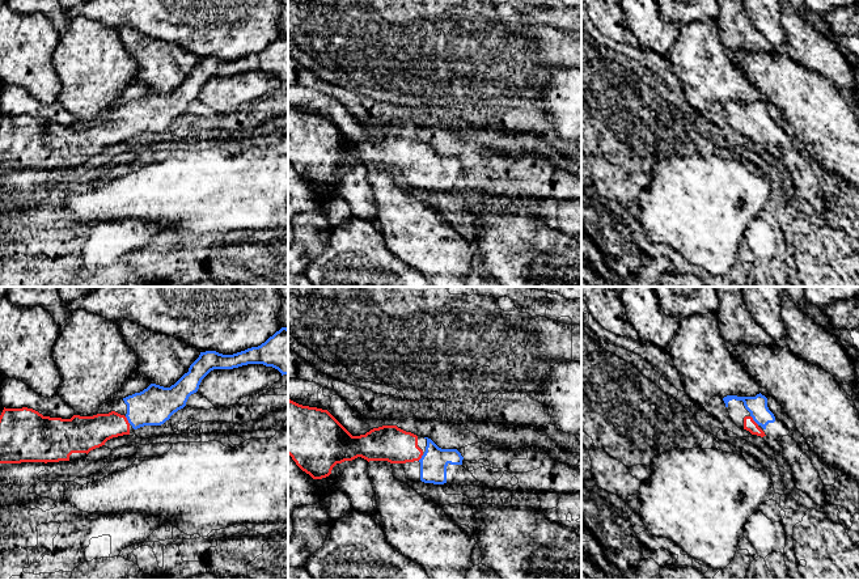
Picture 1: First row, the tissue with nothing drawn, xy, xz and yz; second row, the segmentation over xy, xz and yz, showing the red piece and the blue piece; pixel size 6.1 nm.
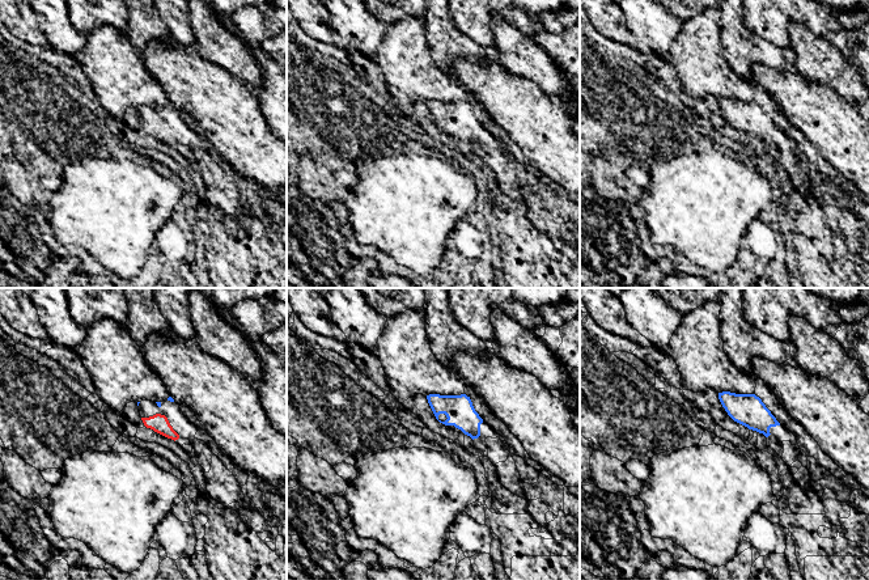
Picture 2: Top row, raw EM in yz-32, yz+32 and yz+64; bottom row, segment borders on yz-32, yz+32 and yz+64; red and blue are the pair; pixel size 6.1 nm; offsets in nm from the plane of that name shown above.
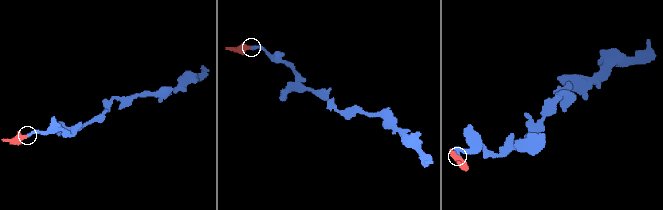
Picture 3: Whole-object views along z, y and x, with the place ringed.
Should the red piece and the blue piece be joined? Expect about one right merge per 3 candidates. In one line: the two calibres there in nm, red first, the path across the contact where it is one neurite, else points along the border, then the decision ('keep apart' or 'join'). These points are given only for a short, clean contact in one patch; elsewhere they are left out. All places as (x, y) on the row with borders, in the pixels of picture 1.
80 nm thick on the red side, 120 nm on the other; runs through yz (749, 424), (753, 420), (757, 406); join

